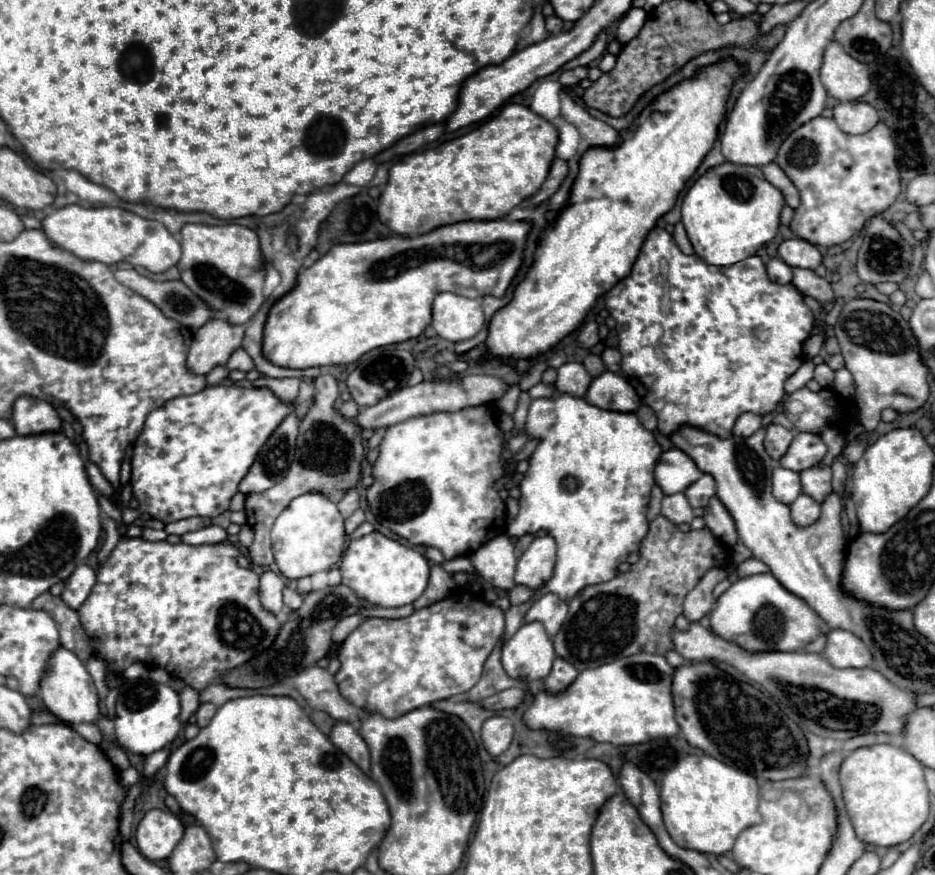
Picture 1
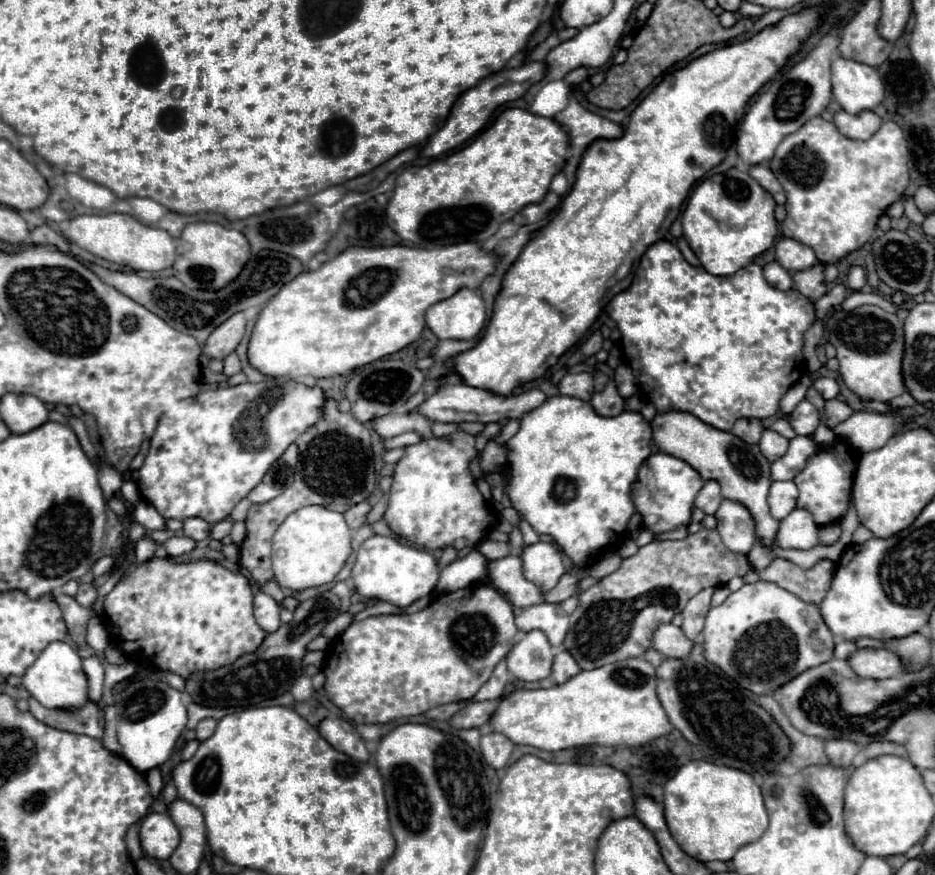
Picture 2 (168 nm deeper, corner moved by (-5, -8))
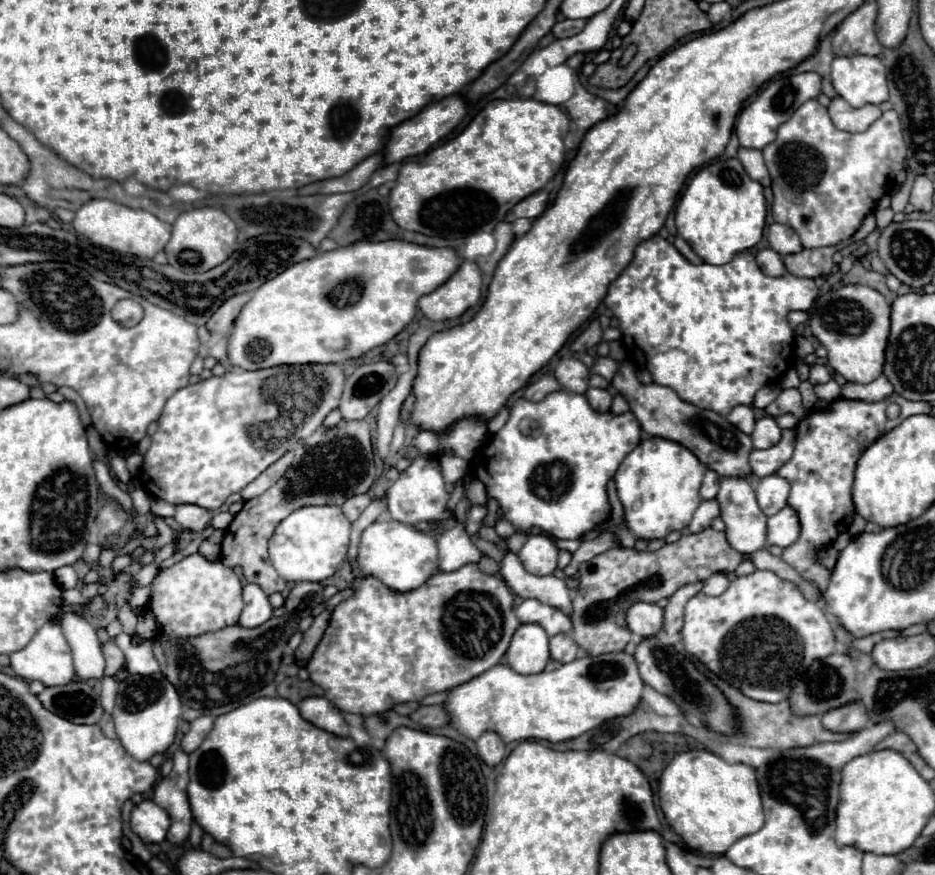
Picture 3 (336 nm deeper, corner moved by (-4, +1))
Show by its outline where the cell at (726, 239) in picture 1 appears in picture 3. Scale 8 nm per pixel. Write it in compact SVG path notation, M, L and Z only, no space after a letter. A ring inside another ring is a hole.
M718 160L698 170L676 206L678 234L706 264L726 264L740 250L756 246L766 224L766 200L760 182L754 182L736 160Z

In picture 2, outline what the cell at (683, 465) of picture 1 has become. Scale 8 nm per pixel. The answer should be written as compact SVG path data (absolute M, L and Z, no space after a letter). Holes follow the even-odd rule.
M667 453L649 455L647 461L641 463L637 481L633 483L633 503L643 517L643 525L651 533L667 533L681 525L689 525L693 501L703 483L701 475L689 463Z

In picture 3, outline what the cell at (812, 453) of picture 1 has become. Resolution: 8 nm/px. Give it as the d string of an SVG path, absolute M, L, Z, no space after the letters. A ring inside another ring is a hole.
M788 428L782 432L782 440L766 450L752 450L750 454L750 466L752 472L758 478L776 474L790 458L794 452L794 428Z

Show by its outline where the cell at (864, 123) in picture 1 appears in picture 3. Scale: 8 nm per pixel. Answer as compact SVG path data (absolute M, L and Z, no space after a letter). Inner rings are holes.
M840 96L832 98L828 112L830 112L834 126L840 130L846 130L846 132L864 132L866 118L880 118L882 116L882 110L874 104L866 104L862 108L850 108L850 104Z

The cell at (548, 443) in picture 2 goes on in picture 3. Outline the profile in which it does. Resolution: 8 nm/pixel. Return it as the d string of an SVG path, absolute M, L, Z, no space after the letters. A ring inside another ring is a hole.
M558 390L554 394L548 394L542 402L530 402L530 400L524 400L524 398L518 398L514 404L512 404L512 410L510 410L510 418L508 422L504 424L504 428L492 436L492 440L488 442L488 446L480 448L478 454L470 460L470 472L484 482L486 490L488 490L488 496L496 498L500 502L500 508L504 512L504 516L514 524L514 528L518 532L528 532L532 526L538 526L546 532L550 532L552 536L556 538L580 538L584 536L586 532L590 532L596 524L594 520L608 520L610 518L610 512L612 512L612 506L610 506L610 500L608 500L608 492L606 492L606 486L608 482L614 478L618 466L622 464L622 458L626 454L630 454L630 450L634 450L634 446L638 446L640 442L640 434L642 434L642 428L640 428L640 422L636 420L636 416L632 412L624 412L624 414L618 414L614 416L612 412L606 412L606 414L598 414L596 410L590 410L590 404L586 402L586 398L582 394L574 394L574 392L568 392L568 390Z

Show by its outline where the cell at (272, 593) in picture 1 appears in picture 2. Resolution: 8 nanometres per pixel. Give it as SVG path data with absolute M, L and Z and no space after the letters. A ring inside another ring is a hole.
M257 593L253 597L253 615L255 615L255 621L257 625L265 631L265 633L271 633L271 631L277 631L281 621L279 621L279 603L275 599L271 599L269 595L265 593Z

